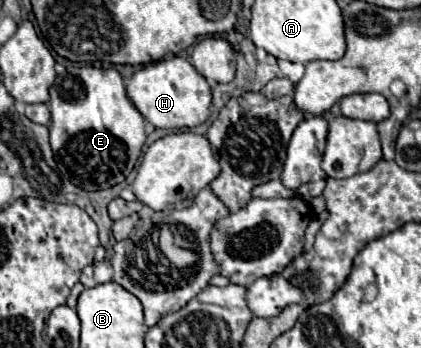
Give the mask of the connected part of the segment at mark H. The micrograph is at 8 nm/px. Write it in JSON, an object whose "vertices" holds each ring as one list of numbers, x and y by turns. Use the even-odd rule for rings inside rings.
{"vertices":[[173,56,169,60,159,60,139,68,127,82,127,94,137,110,155,128,195,128,209,118,211,86,191,66,191,62,181,56]]}

